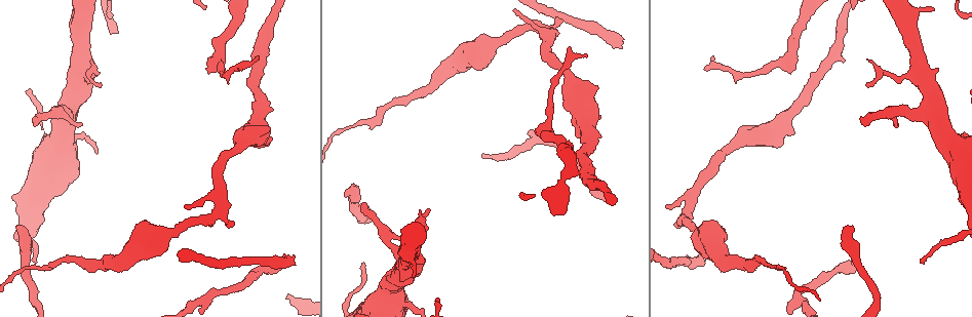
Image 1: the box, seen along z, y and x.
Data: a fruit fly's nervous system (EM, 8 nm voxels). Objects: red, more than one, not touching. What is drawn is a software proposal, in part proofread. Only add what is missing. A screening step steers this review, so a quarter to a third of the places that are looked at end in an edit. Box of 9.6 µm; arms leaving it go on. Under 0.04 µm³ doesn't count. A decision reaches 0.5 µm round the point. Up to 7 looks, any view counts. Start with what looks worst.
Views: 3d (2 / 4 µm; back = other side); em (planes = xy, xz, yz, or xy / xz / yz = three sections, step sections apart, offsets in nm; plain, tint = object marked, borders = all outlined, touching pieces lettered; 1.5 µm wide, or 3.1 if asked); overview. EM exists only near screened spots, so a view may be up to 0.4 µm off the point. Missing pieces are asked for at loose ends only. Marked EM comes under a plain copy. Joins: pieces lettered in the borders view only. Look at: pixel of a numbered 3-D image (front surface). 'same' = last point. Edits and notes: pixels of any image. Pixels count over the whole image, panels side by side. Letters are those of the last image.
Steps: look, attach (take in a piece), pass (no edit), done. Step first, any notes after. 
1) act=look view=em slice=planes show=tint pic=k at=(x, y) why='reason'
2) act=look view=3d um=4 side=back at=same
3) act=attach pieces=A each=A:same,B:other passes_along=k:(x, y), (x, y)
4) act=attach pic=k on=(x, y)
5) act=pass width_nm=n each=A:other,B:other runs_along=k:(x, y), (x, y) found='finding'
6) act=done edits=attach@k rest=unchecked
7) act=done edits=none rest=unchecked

act=look view=3d um=4 pic=1 at=(853, 227) why='free end'

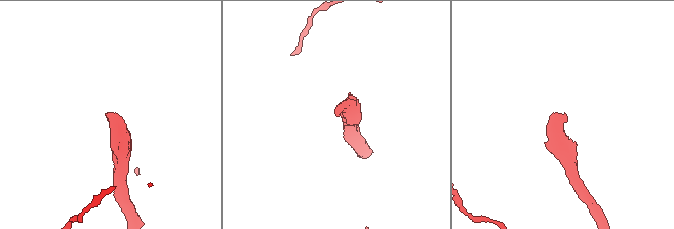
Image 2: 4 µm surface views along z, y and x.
act=look view=em slice=xy step=8 show=borders pic=2 at=(108, 117) why='shape alone is not enough'

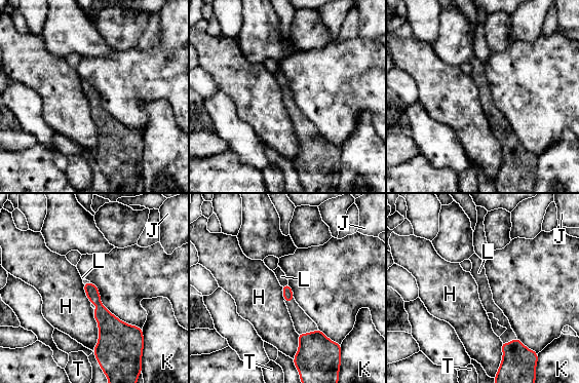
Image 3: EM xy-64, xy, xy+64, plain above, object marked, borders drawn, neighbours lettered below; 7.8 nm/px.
act=attach pieces=L longest_contact=H:320nm each=H:other,J:other,K:other,L:same,T:other found='the neuron continues'

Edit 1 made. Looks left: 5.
act=look view=em slice=yz step=8 show=tint pic=1 at=(921, 260)

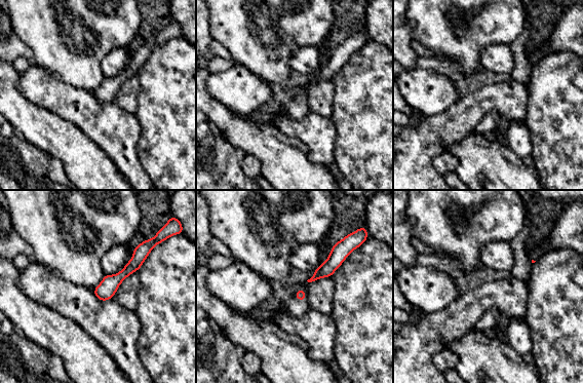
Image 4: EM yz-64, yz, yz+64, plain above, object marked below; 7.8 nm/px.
act=look view=em slice=planes show=borders at=same why='another direction'

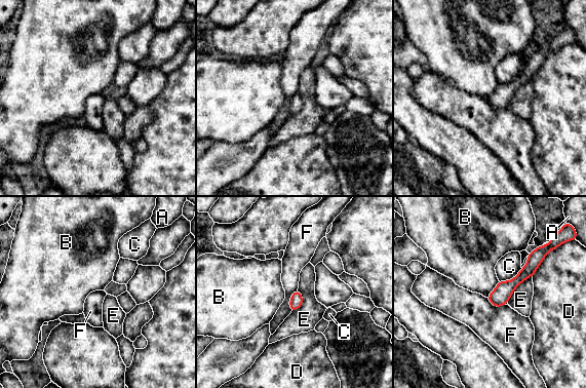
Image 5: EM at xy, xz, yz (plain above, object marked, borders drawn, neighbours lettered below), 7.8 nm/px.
act=pass width_nm=100 each=A:other,B:other,C:other,D:other,E:other,F:other runs_along=5:(538, 255), (533, 264), (495, 303) found='no lettered piece goes on from it'

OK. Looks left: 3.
act=look view=em slice=xy step=4 show=borders pic=1 at=(36, 115) why='branch stops here'

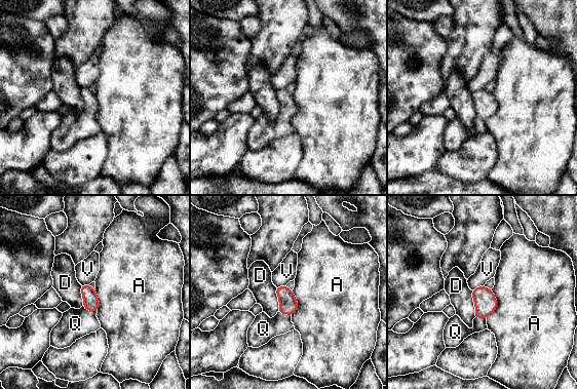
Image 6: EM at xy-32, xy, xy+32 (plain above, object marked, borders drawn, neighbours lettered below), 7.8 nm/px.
act=look view=em slice=planes show=borders at=same why='cut it another way'

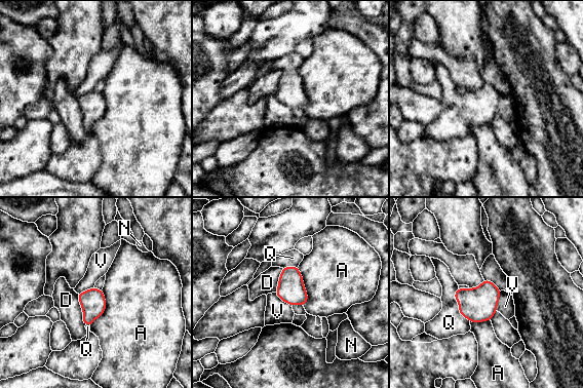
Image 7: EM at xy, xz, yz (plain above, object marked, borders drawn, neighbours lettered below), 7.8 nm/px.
act=attach pieces=Q each=A:other,D:other,N:other,Q:same,V:other found='the neuron continues'

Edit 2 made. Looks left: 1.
act=done edits=attach@3,attach@7 rest=unchecked

